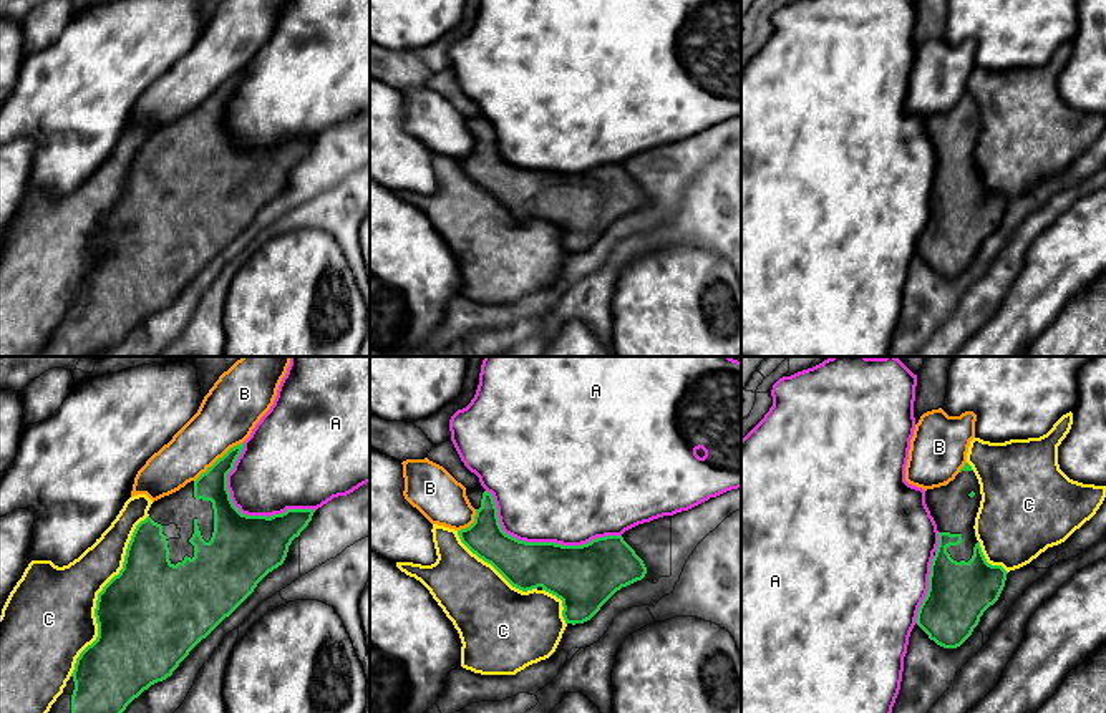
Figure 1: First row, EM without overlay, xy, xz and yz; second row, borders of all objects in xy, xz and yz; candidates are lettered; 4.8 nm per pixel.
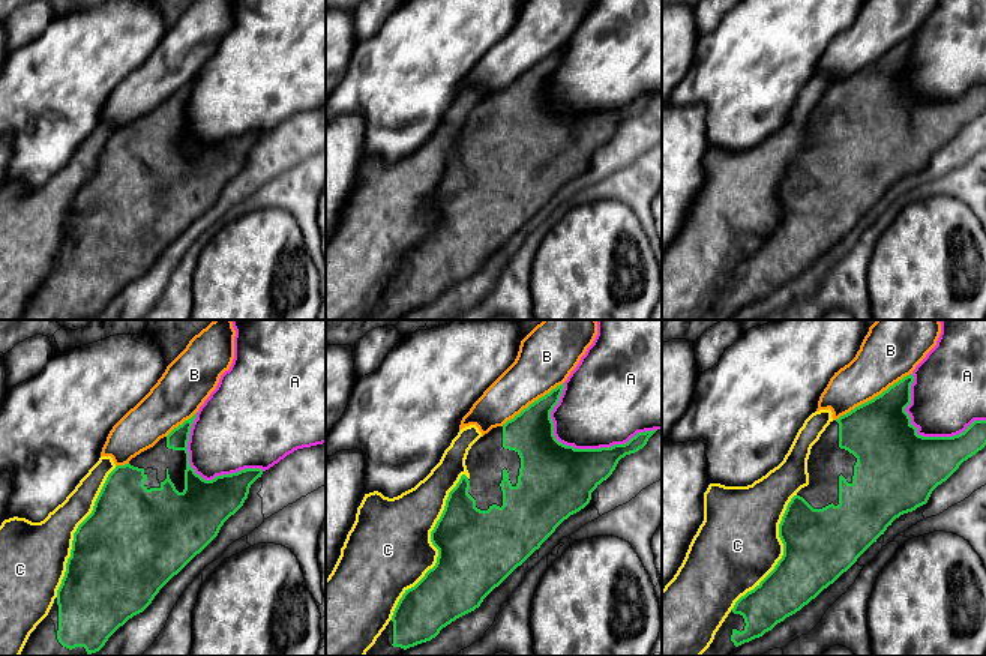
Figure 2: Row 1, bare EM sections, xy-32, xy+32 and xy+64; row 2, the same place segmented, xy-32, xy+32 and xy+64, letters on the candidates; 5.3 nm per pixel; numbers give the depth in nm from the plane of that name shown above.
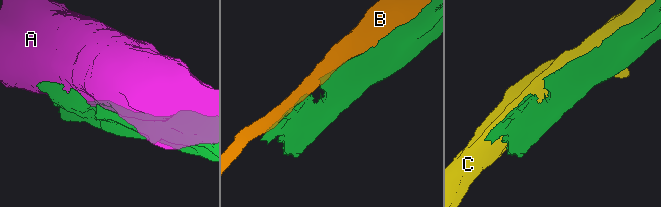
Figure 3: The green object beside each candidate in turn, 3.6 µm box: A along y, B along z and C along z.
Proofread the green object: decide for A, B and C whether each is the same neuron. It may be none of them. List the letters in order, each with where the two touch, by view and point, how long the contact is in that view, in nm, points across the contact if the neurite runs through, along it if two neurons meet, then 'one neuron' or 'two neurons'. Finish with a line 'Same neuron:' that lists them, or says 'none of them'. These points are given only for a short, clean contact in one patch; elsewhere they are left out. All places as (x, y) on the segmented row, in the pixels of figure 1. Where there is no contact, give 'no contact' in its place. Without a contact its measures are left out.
A: meets green in xz at (543, 543); contact 700 nm long; two neurons
B: meets green in xy at (219, 458); contact 300 nm long; two neurons
C: meets green in xy at (98, 596); contact 850 nm long; two neurons
Same neuron: none of them

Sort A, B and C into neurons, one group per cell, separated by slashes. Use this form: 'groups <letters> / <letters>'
groups A / B / C

